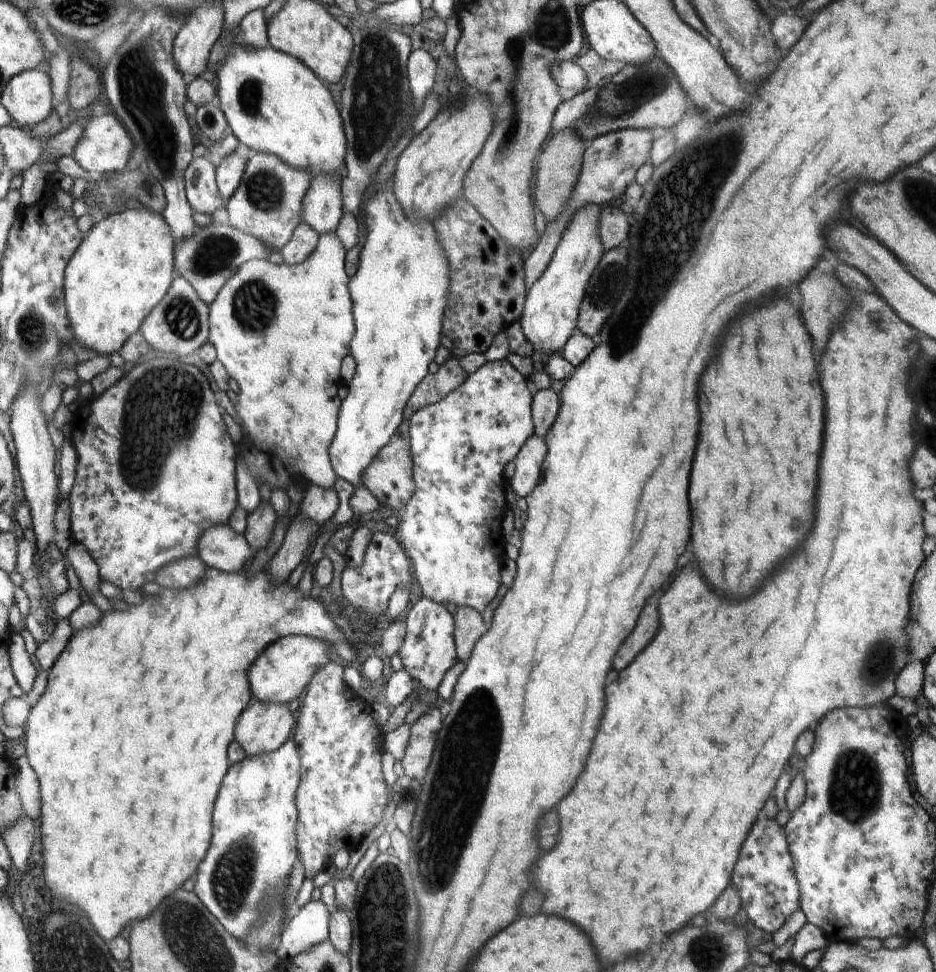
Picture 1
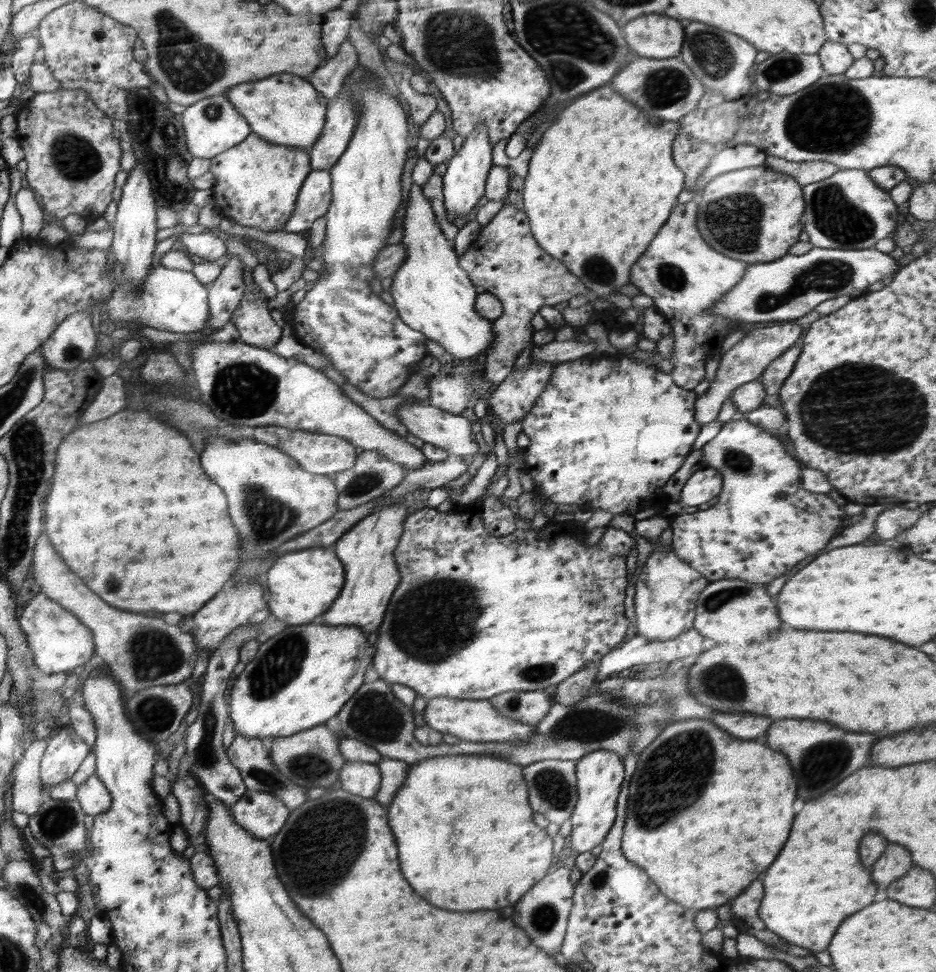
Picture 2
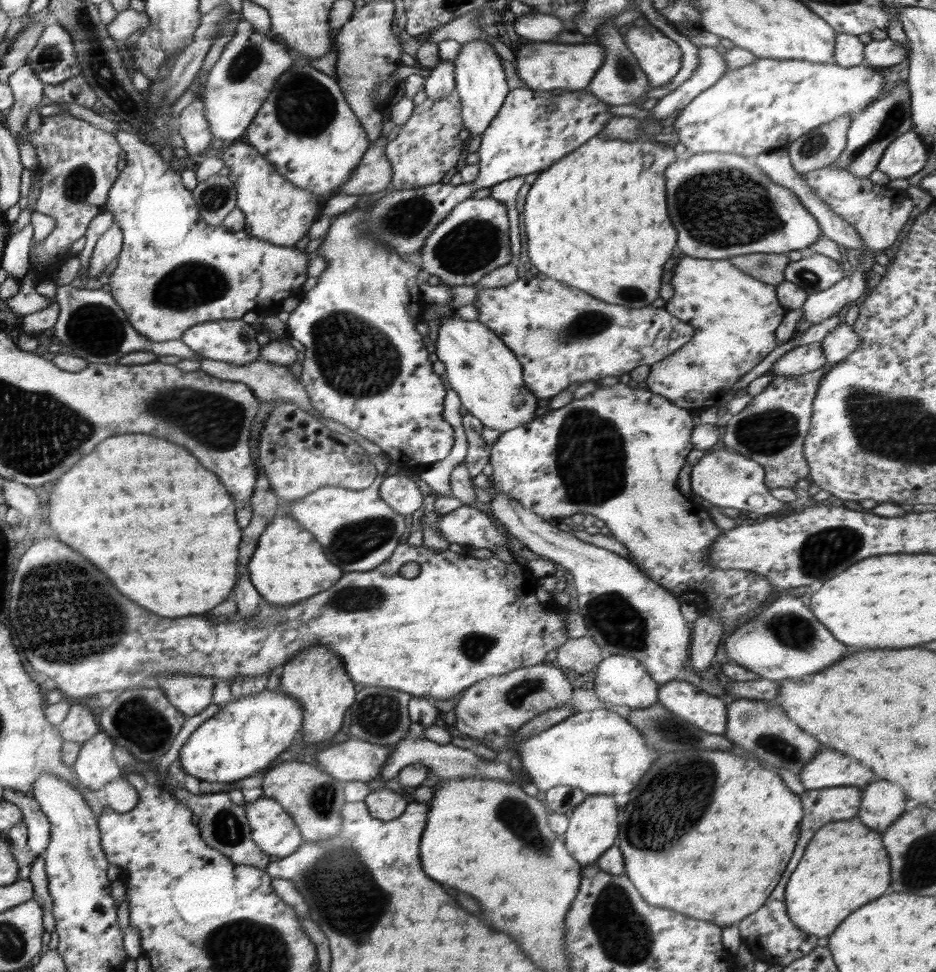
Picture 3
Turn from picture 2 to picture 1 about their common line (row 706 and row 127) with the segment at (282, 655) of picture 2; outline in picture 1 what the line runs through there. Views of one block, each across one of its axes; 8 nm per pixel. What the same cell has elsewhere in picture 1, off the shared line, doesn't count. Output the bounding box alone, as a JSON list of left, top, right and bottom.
[216,44,347,175]

